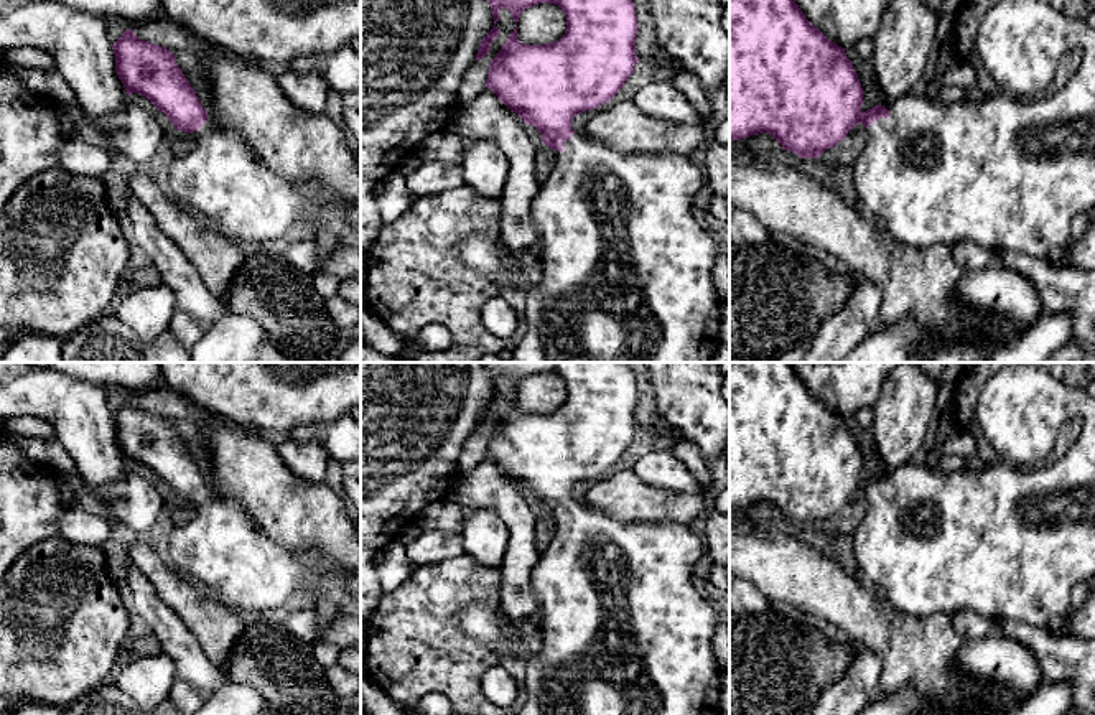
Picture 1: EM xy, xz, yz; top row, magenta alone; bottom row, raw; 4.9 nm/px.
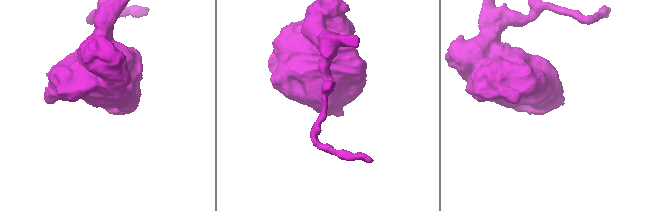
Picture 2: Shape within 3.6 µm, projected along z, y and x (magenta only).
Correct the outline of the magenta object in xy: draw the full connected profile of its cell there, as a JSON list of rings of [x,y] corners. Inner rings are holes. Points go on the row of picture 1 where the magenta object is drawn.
[[[125,30],[112,48],[115,71],[127,94],[147,97],[176,130],[188,132],[194,138],[194,148],[184,157],[173,157],[163,176],[178,203],[204,217],[235,244],[245,241],[257,245],[283,245],[293,236],[315,234],[321,229],[323,217],[333,209],[331,201],[301,181],[277,175],[252,153],[244,137],[219,127],[211,112],[201,105],[170,49],[140,40],[132,30]]]

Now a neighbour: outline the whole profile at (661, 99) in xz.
[[[660,76],[637,91],[632,102],[647,115],[683,125],[701,124],[697,110],[690,105],[672,79]]]

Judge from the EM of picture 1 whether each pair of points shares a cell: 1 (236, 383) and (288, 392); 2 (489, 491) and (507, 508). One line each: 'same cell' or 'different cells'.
1: same cell
2: same cell

